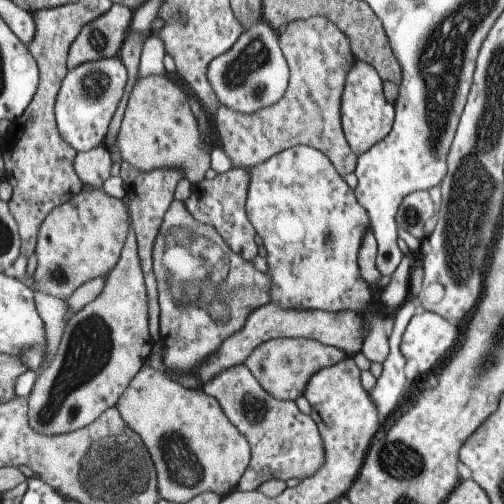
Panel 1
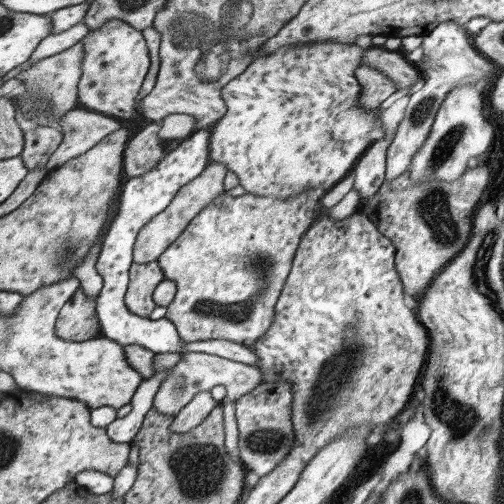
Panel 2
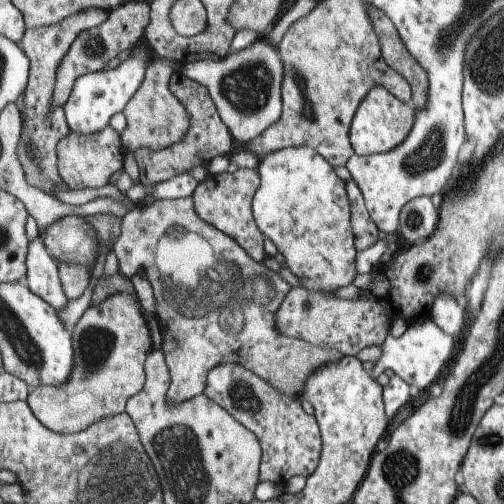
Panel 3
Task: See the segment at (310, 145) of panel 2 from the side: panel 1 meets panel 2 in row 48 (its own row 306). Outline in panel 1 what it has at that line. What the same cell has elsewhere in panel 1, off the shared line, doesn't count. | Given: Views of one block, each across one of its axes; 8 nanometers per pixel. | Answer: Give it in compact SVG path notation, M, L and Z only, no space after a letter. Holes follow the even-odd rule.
M295 146L289 150L283 150L271 158L267 158L265 162L261 162L259 166L253 166L249 172L249 190L247 190L247 200L245 200L245 214L249 224L253 226L253 232L263 240L263 248L265 248L265 260L267 260L267 276L269 276L269 304L281 306L285 310L319 310L319 312L361 312L361 306L369 306L375 298L373 292L369 290L369 284L361 278L359 274L359 264L357 264L357 256L359 256L359 246L363 236L367 234L365 230L371 230L369 226L369 218L367 212L357 204L355 200L355 192L347 188L347 184L341 180L341 176L335 172L335 168L329 164L329 160L315 148L309 146Z

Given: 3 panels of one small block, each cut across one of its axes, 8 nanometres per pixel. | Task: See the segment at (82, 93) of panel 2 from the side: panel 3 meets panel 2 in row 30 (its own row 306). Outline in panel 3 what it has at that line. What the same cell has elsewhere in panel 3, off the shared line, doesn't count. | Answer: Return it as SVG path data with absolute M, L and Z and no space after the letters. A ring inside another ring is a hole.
M129 292L111 294L103 302L89 306L85 314L81 314L81 318L77 320L75 328L71 330L71 344L73 344L73 366L71 366L71 374L67 376L67 382L63 382L61 386L31 388L25 400L33 416L45 428L63 436L77 434L97 424L103 418L123 414L127 400L135 396L145 384L145 360L153 348L149 324L145 322L145 316L141 314L141 306L137 298L131 296Z

